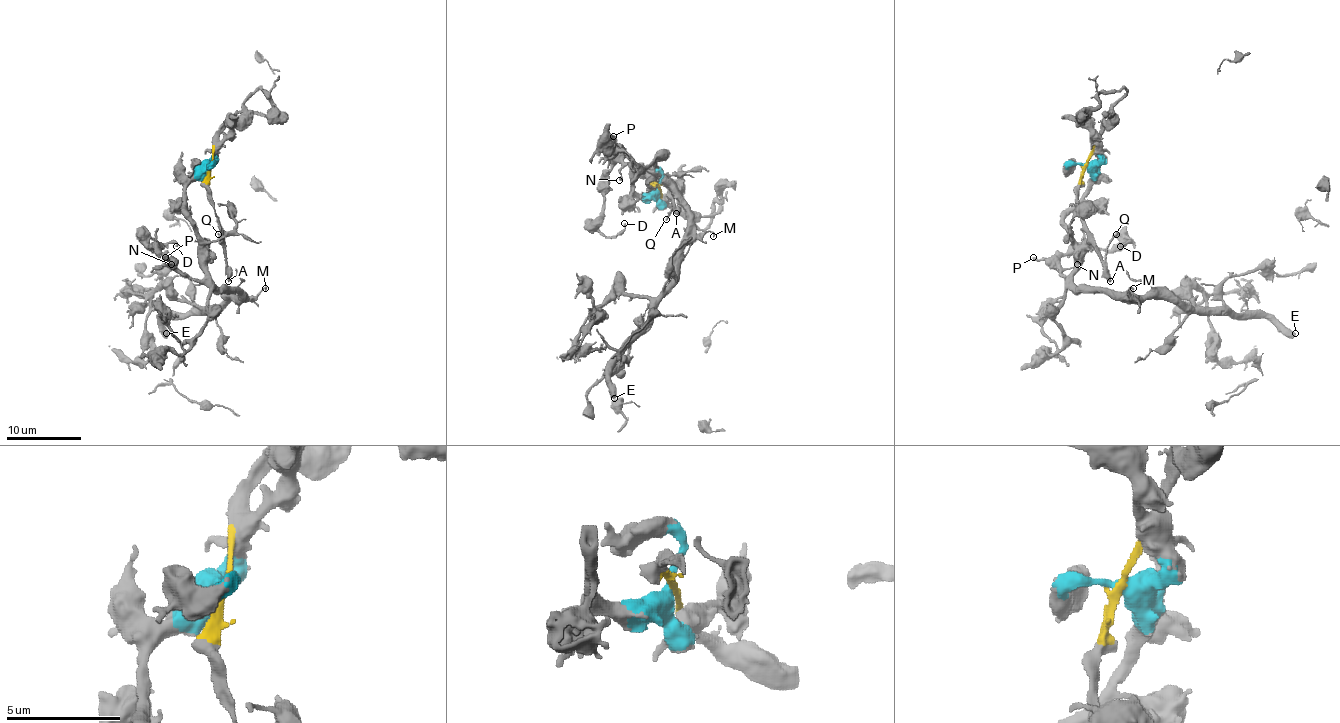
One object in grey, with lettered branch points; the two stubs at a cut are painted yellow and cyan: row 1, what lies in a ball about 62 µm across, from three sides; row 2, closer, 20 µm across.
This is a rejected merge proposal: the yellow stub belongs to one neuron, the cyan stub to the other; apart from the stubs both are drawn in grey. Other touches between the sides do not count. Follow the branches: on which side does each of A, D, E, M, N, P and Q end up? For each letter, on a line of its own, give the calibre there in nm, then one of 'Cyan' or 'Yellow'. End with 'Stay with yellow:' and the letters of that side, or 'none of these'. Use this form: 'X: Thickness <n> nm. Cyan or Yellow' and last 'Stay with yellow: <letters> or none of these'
A: Thickness 400 nm. Yellow
D: Thickness 150 nm. Cyan
E: Thickness 550 nm. Cyan
M: Thickness 150 nm. Cyan
N: Thickness 200 nm. Cyan
P: Thickness 280 nm. Cyan
Q: Thickness 170 nm. Yellow
Stay with yellow: A, Q

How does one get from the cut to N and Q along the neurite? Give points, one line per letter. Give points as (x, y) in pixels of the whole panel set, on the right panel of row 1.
N: (1085, 164), (1090, 172), (1086, 196), (1064, 218), (1075, 250), (1075, 271), (1066, 280), (1060, 274), (1077, 265)
Q: (1085, 164), (1077, 203), (1086, 237), (1103, 257), (1109, 241), (1116, 233)

